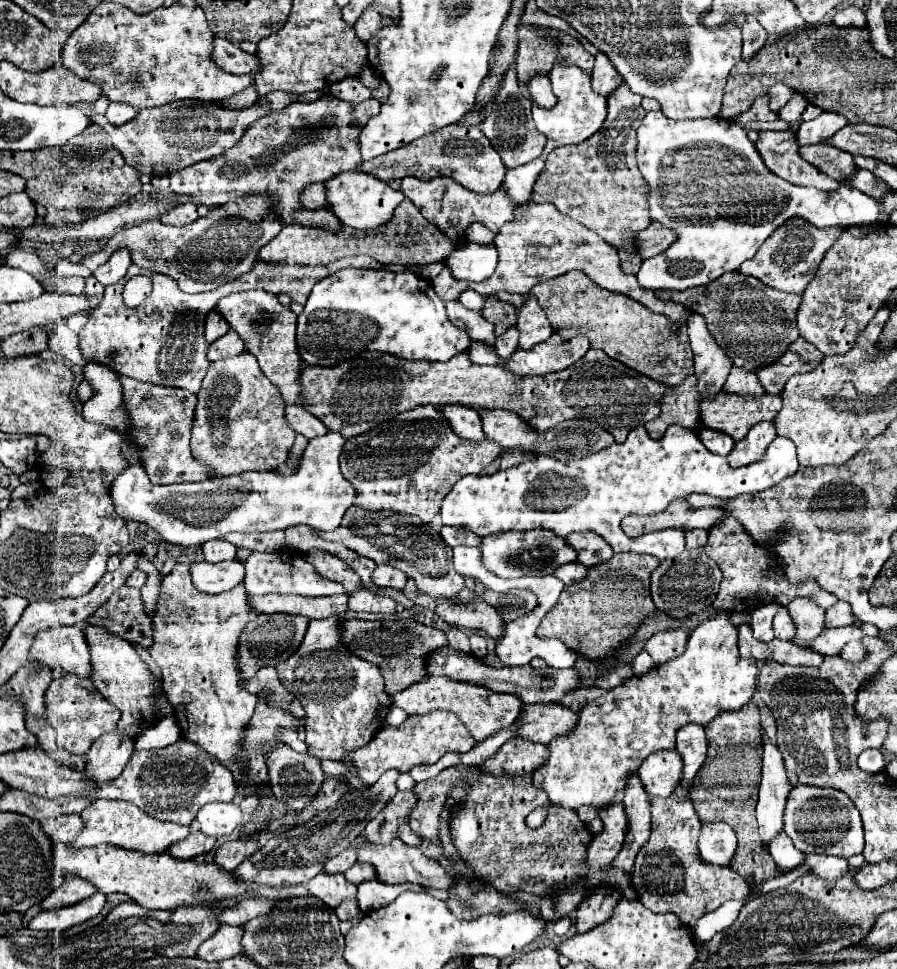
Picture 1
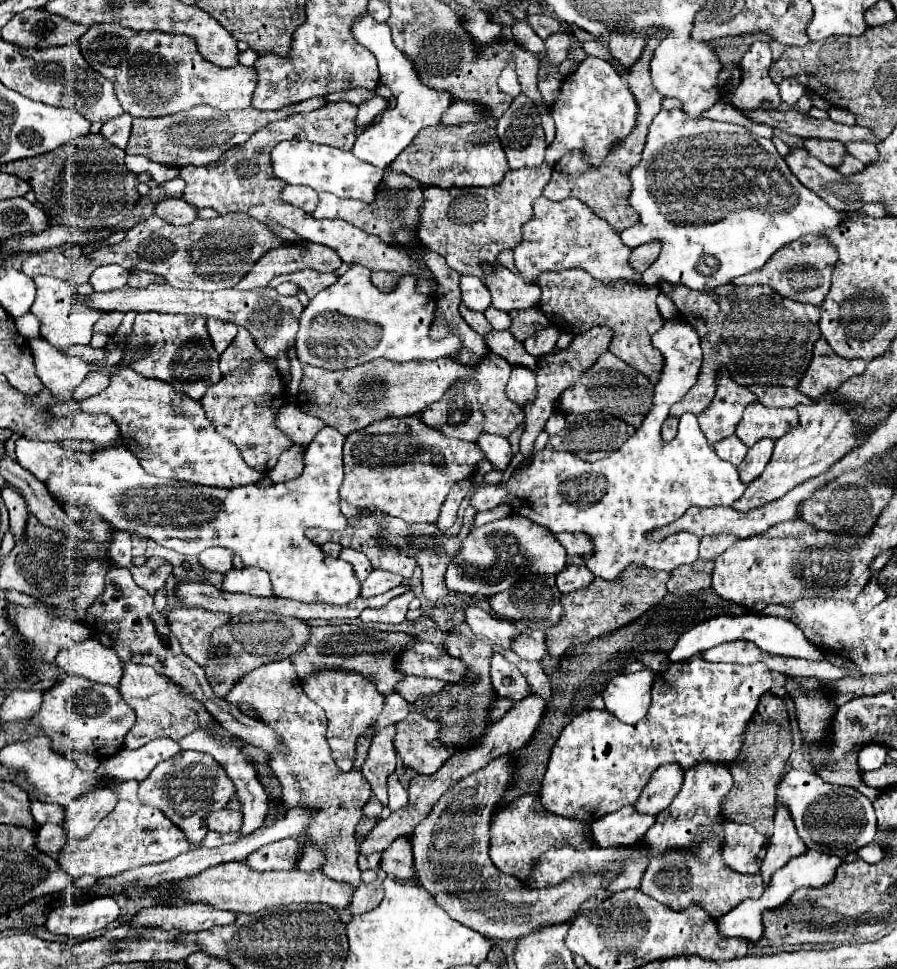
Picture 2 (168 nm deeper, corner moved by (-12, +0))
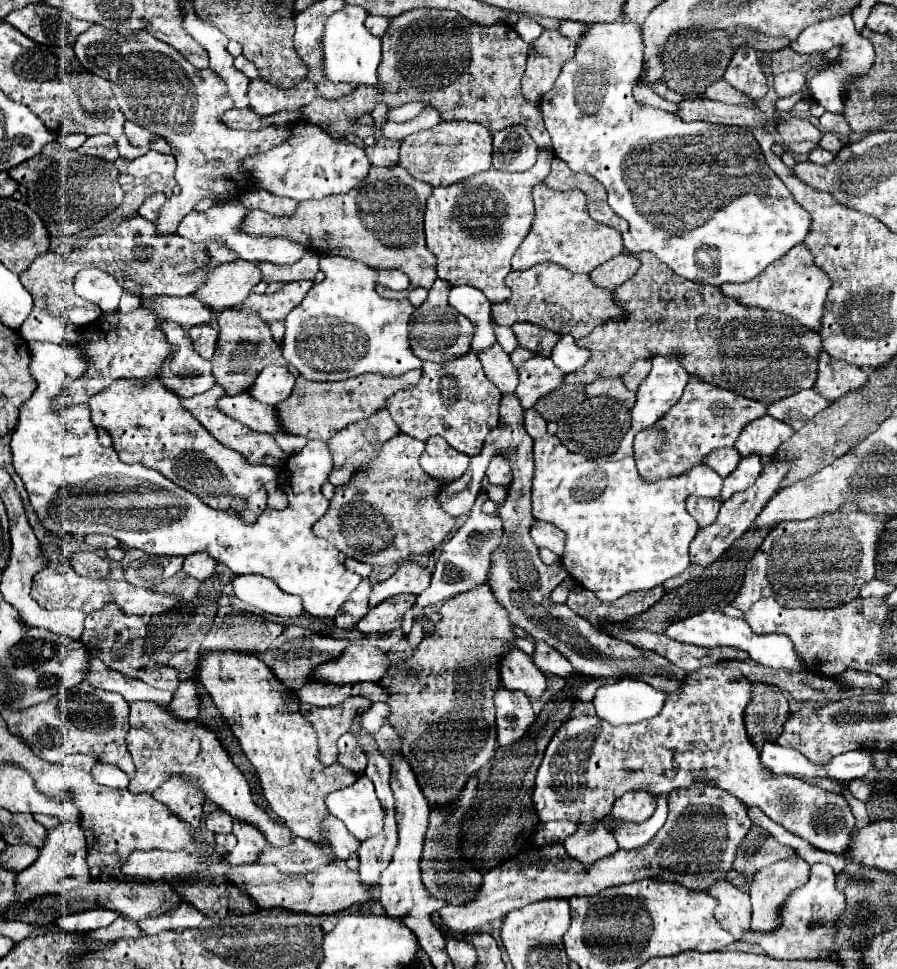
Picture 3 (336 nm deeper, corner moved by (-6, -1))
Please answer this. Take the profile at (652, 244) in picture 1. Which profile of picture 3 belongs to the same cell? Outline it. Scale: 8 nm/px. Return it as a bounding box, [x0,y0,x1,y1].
[589,253,637,289]

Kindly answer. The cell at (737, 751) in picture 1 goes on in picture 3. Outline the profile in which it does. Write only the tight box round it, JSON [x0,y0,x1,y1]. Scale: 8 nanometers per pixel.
[745,693,789,741]

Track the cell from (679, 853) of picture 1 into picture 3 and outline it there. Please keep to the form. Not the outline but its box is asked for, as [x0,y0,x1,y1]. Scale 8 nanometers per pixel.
[709,879,751,939]

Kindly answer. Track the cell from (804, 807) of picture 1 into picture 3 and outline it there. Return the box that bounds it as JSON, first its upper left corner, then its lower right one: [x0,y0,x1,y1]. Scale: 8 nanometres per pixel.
[533,667,855,853]

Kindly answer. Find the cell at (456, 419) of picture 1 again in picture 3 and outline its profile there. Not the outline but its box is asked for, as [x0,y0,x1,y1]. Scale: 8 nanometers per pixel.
[487,459,511,487]

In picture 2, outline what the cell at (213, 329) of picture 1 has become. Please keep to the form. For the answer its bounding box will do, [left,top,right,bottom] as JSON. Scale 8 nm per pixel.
[207,318,237,352]

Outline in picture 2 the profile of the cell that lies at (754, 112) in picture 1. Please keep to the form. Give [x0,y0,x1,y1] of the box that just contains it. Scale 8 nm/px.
[729,42,781,112]

